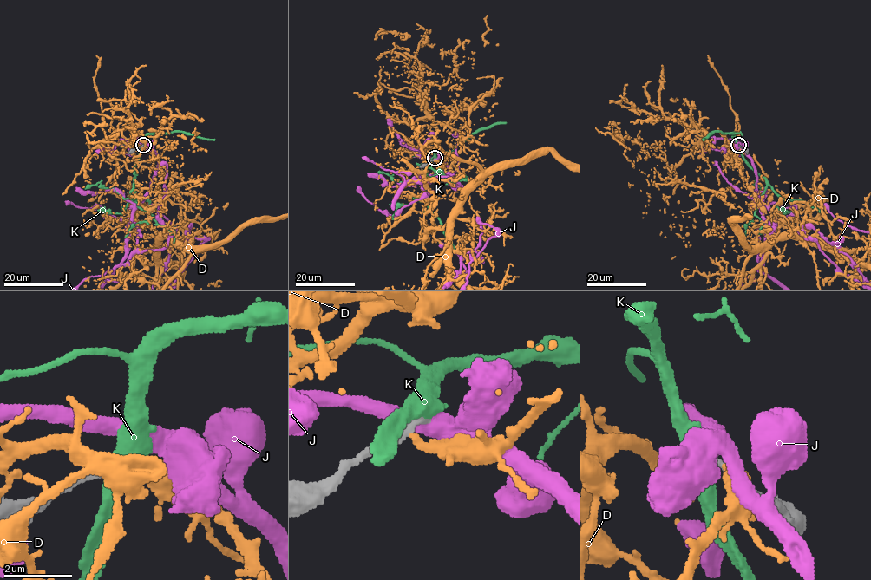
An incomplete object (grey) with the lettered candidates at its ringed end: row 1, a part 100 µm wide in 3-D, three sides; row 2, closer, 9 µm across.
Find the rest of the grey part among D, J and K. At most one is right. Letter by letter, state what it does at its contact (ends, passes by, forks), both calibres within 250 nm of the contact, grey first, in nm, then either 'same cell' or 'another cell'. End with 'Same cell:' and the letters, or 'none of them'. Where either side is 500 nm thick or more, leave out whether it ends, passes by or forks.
D: it ends; calibres 280 and 280 nm; another cell
J: it passes by; calibres 220 and 480 nm; another cell
K: calibres 240 and 500 nm; another cell
Same cell: none of them

